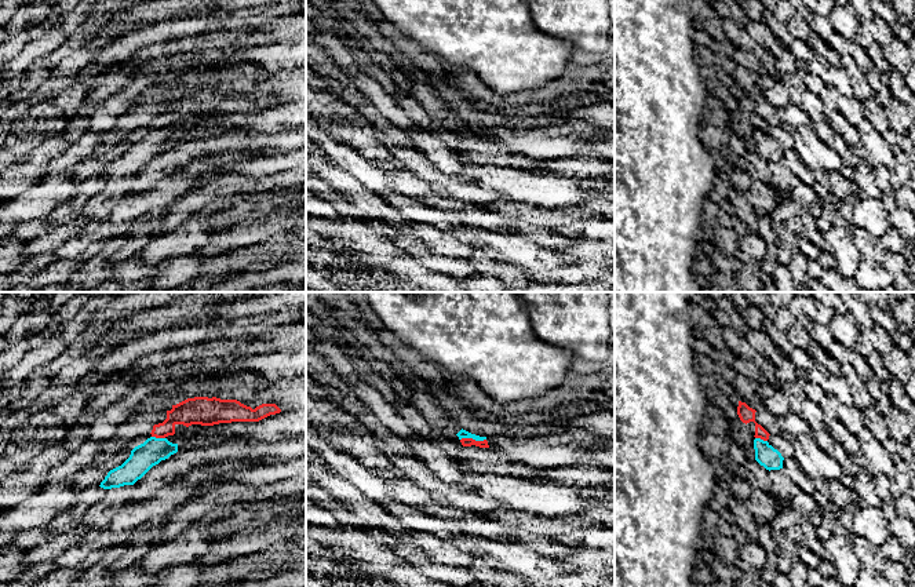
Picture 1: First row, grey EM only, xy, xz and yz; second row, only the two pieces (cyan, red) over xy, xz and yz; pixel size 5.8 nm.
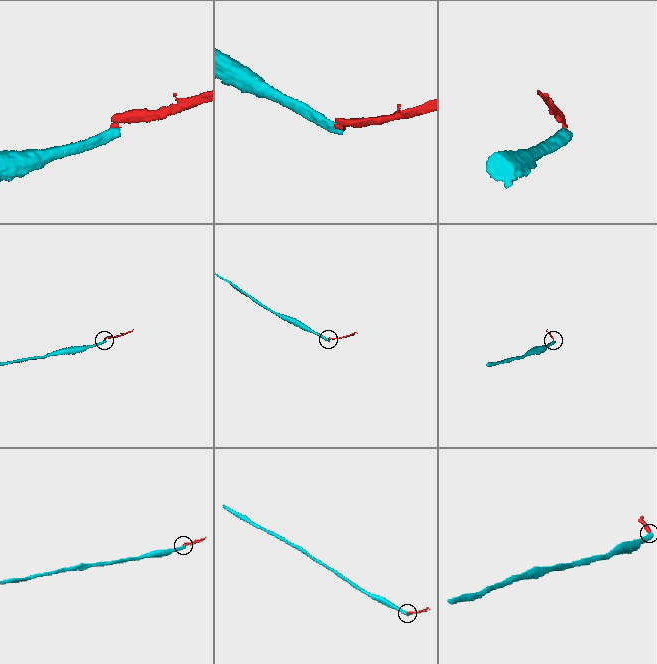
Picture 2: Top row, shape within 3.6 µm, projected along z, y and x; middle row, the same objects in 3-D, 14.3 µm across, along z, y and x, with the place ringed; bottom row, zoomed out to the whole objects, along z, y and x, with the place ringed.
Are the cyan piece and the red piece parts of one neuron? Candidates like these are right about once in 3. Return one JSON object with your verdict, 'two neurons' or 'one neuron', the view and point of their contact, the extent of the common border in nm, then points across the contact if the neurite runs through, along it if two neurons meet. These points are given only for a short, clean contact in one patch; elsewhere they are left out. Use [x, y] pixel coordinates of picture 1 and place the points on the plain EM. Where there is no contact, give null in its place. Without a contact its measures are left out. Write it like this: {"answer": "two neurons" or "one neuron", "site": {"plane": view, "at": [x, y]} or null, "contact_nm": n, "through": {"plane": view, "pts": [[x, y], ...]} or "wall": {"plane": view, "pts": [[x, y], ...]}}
{"answer": "two neurons", "site": {"plane": "xz", "at": [473, 130]}, "contact_nm": 150, "wall": {"plane": "xz", "pts": [[485, 130], [460, 131]]}}

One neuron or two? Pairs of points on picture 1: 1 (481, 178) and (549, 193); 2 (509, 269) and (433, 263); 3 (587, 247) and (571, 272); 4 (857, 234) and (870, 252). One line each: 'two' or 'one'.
1: one
2: two
3: two
4: one

